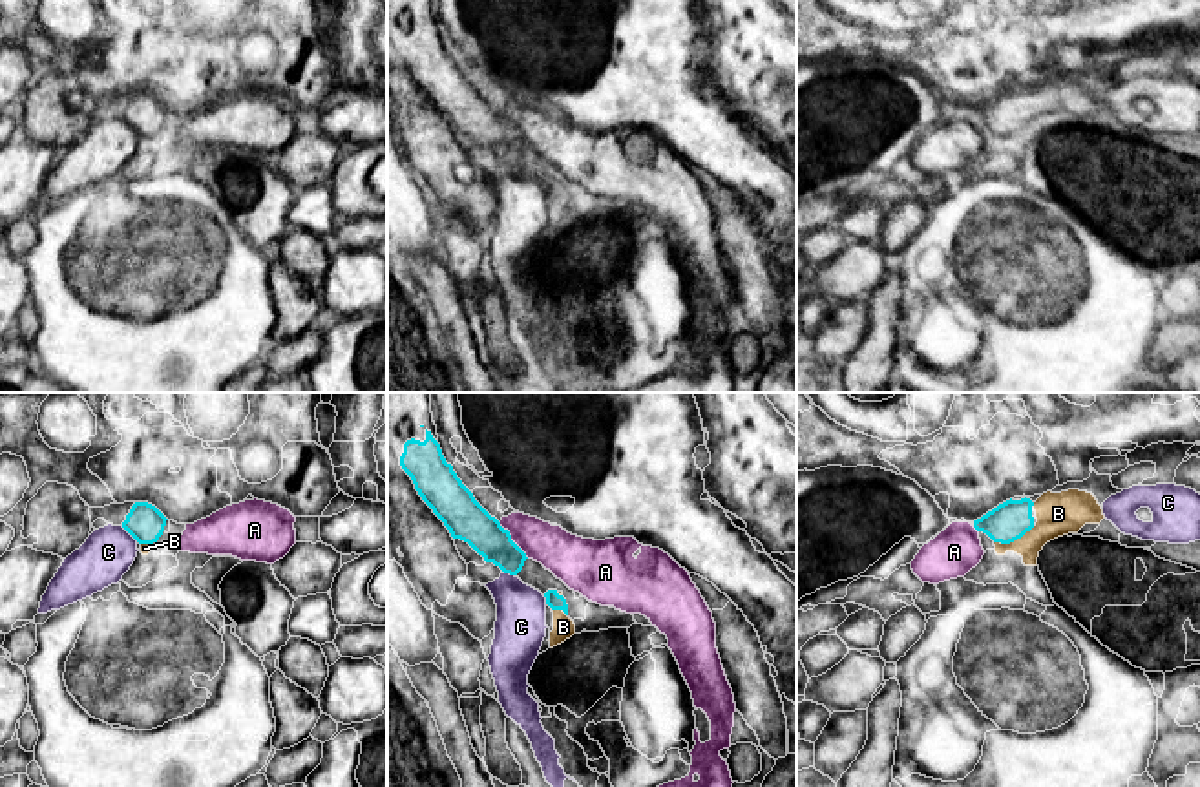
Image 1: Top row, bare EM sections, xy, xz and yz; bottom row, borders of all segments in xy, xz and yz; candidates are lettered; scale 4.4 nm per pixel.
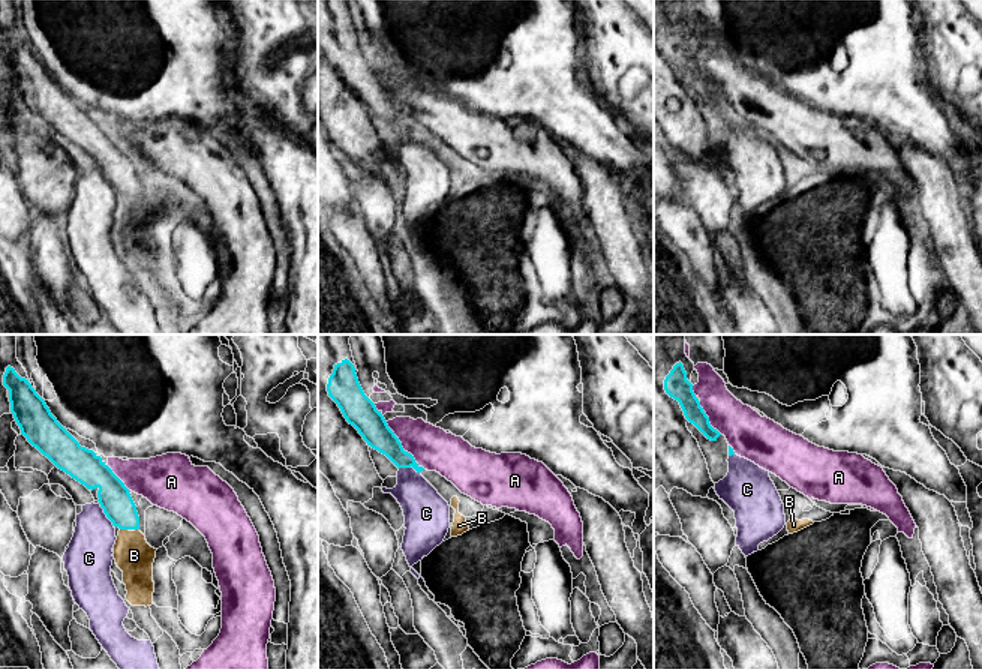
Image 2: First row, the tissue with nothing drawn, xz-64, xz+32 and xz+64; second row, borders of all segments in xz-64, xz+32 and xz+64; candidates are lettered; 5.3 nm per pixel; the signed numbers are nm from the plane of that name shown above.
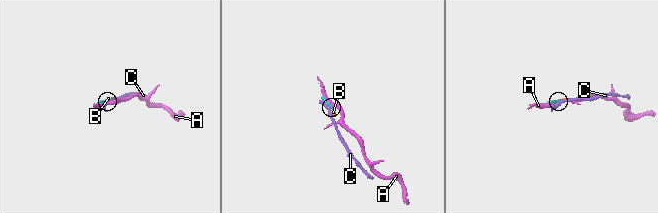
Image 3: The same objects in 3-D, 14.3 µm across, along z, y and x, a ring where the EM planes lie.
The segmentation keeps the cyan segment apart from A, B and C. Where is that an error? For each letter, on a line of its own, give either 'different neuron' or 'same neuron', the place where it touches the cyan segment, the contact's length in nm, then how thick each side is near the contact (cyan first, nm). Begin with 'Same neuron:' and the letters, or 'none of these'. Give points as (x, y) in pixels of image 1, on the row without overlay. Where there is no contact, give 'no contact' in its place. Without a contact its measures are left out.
Same neuron: B
A: different neuron | xz (512, 132) | 200 nm | 180/200 nm
B: same neuron | yz (1014, 130) | 200 nm | 170/190 nm
C: different neuron | xy (130, 125) | 100 nm | 170/220 nm

